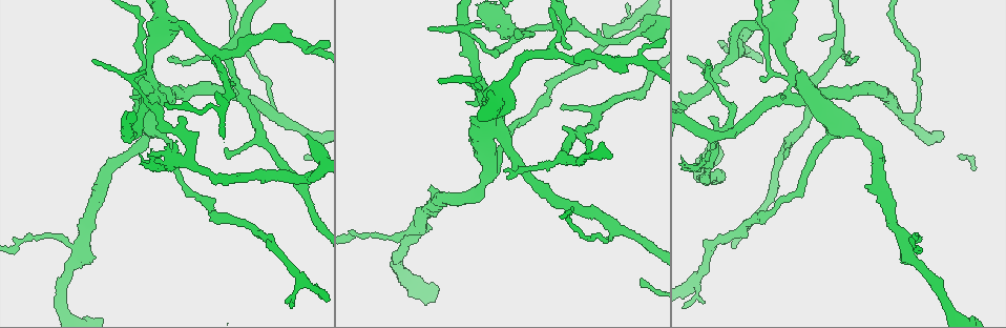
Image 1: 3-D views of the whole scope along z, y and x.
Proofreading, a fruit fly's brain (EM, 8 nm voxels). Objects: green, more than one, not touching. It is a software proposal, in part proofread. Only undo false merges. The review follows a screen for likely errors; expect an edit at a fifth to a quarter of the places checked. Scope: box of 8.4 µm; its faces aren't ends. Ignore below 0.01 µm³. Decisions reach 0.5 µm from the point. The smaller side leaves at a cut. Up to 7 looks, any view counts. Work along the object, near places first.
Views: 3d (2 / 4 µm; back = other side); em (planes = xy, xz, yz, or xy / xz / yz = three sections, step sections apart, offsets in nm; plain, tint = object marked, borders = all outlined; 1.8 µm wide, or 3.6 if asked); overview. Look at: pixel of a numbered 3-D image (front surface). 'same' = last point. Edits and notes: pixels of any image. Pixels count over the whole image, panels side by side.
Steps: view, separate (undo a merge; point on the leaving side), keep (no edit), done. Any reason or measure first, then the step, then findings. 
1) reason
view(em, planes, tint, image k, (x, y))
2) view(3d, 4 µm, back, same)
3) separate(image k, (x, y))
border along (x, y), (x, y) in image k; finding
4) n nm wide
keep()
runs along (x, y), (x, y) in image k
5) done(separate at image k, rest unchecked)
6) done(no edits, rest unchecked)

abrupt turn
view(em, planes, tint, image 1, (789, 137))

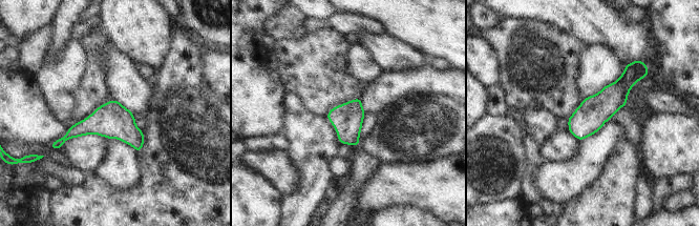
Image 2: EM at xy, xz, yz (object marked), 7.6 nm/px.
keep()
runs along (637, 77), (632, 77), (571, 129) in image 2; all the same neuron

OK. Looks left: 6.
three arms meet
view(em, planes, tint, image 1, (191, 164))

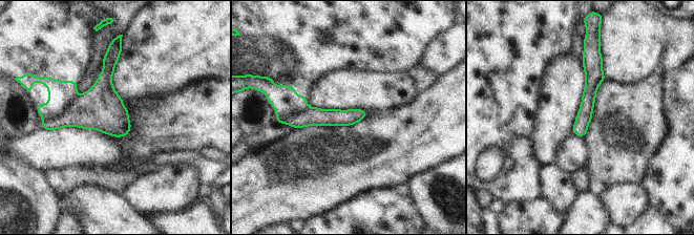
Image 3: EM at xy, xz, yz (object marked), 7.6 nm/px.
separate(image 3, (61, 93))
border along (78, 95), (64, 111), (43, 125) in image 3; a second neuron is stuck on

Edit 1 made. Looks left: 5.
view(overview)

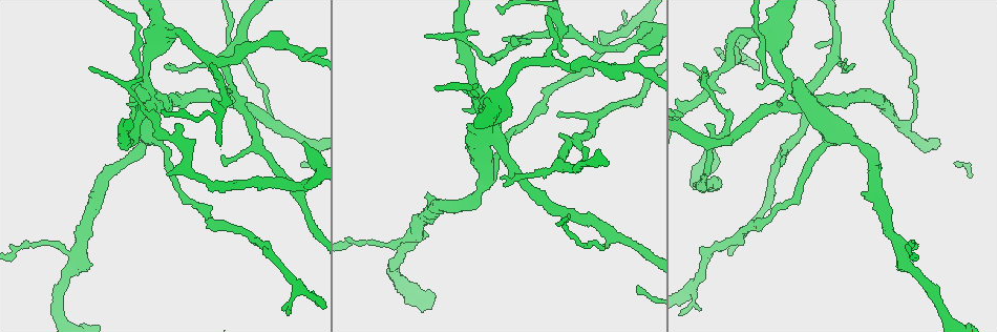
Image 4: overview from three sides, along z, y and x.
sharp bend
view(em, planes, borders, image 4, (143, 101))

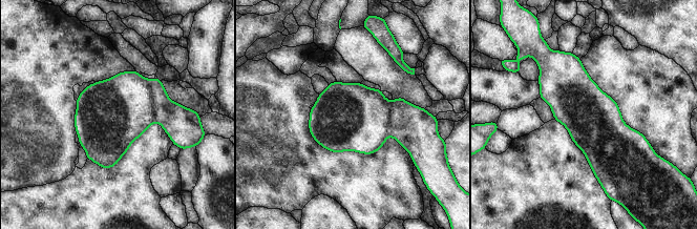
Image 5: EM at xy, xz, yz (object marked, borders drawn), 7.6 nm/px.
separate(image 5, (178, 122))
border along (150, 80), (154, 96), (156, 121) in image 5; a second neuron is stuck on

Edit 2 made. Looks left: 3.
done(separate at image 3, separate at image 5, rest unchecked)

